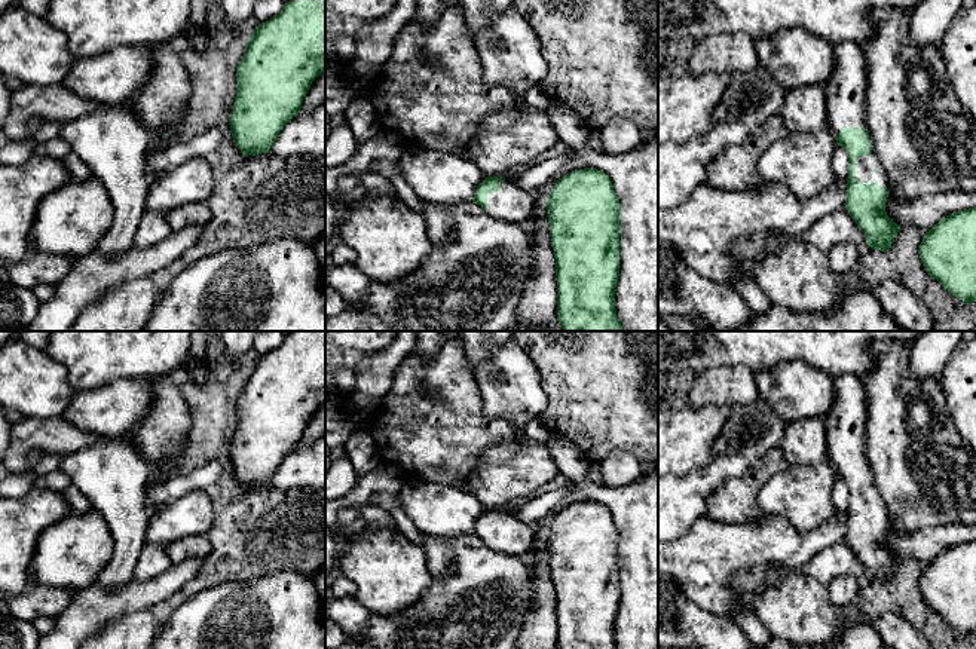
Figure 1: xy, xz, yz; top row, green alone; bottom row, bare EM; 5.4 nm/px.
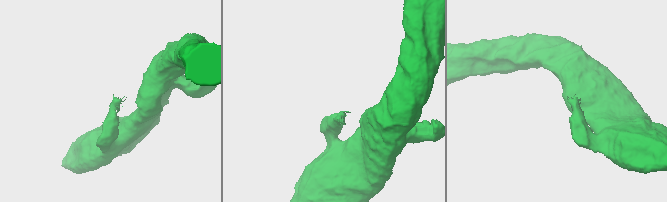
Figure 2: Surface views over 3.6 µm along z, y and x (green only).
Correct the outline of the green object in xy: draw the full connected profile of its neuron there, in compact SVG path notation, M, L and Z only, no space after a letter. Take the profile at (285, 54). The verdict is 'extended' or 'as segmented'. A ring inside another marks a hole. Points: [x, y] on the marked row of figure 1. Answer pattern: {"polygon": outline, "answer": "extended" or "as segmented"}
{"polygon": "M290 0L282 10L257 25L236 67L236 97L229 116L233 143L242 156L269 153L284 125L299 114L312 82L325 71L325 0Z", "answer": "as segmented"}

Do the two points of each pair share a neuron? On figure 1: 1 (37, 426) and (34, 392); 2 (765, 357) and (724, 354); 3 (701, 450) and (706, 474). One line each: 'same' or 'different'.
1: different
2: same
3: different

